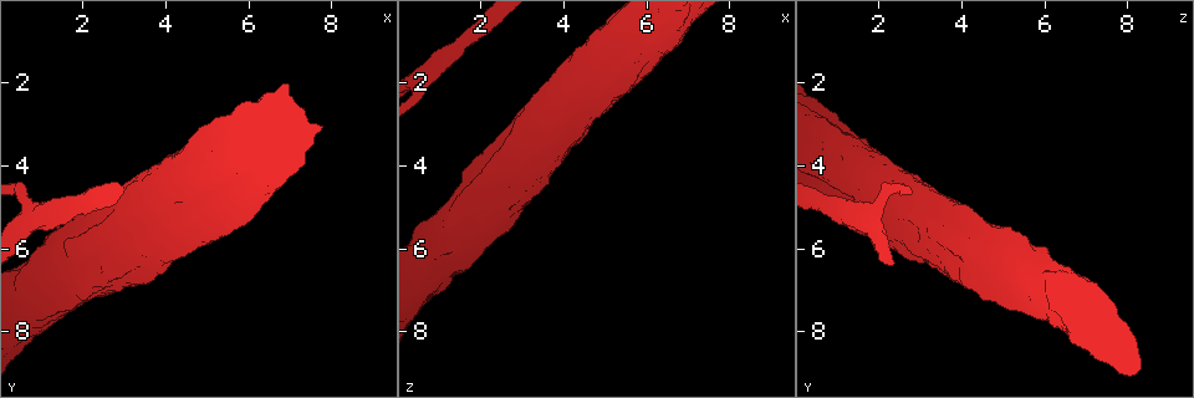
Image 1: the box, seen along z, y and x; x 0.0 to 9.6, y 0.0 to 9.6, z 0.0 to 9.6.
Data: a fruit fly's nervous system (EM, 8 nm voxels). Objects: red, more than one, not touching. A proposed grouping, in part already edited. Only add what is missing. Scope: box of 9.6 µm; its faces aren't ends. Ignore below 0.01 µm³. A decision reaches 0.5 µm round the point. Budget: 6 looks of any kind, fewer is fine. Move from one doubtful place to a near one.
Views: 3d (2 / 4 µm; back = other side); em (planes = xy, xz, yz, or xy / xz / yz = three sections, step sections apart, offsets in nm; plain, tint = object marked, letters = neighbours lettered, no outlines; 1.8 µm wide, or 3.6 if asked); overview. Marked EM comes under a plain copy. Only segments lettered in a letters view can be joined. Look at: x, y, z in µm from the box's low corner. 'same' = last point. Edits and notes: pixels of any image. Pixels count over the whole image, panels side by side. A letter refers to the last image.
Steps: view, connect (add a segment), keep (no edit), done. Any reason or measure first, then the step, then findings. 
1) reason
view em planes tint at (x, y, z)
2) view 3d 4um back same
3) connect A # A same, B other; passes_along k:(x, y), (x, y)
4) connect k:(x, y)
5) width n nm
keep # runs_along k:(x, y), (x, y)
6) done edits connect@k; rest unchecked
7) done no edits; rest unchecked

sudden change in width
view em 3.6um planes tint at (2.10, 5.80, 4.60)

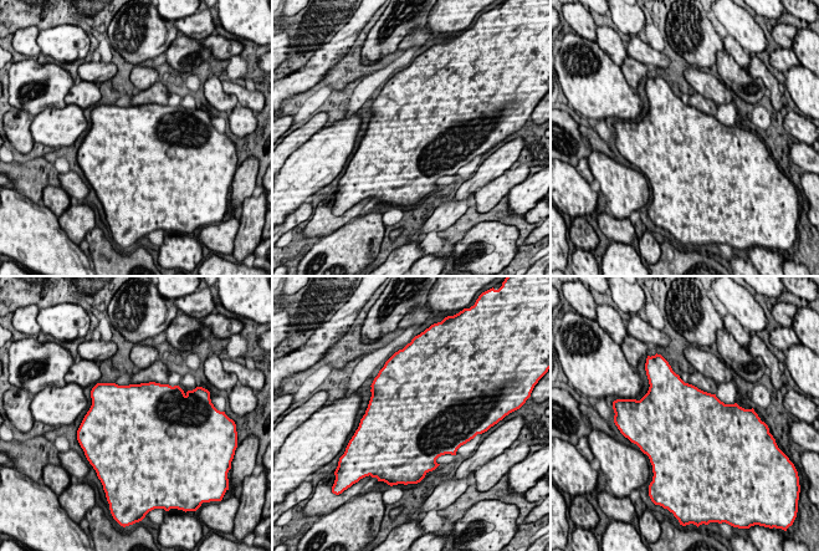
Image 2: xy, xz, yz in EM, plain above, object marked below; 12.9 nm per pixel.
what lies round it
view em 3.6um planes letters same

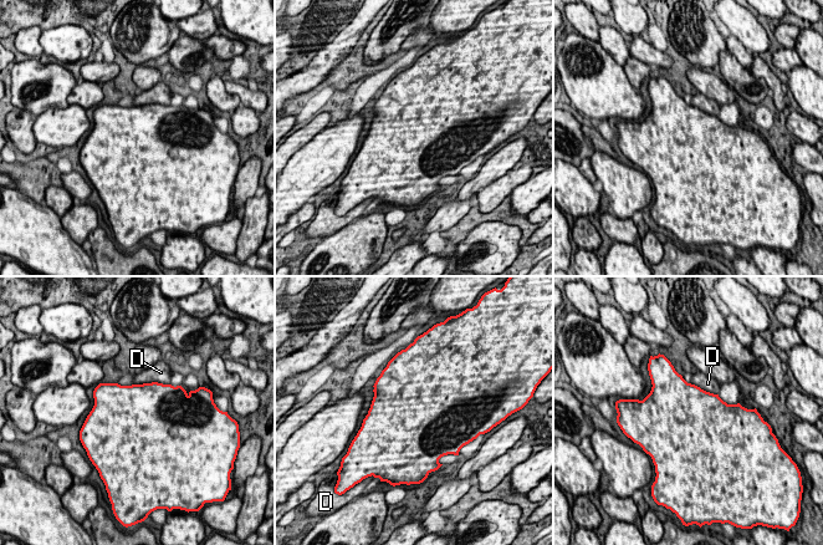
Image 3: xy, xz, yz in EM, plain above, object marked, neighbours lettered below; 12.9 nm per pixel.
longest_contact D 420 nm
keep # D other; border 3:(164, 383), (143, 382), (133, 385); none of them fits

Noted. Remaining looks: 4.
stops while still wide
view em 3.6um xy step 8 tint at (2.95, 4.75, 2.70)

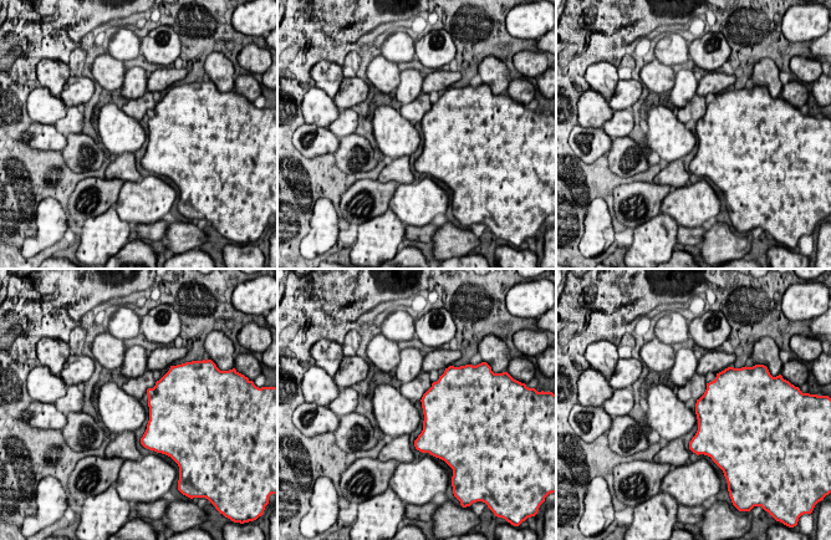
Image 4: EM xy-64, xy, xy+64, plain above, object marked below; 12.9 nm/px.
view em 3.6um planes letters same

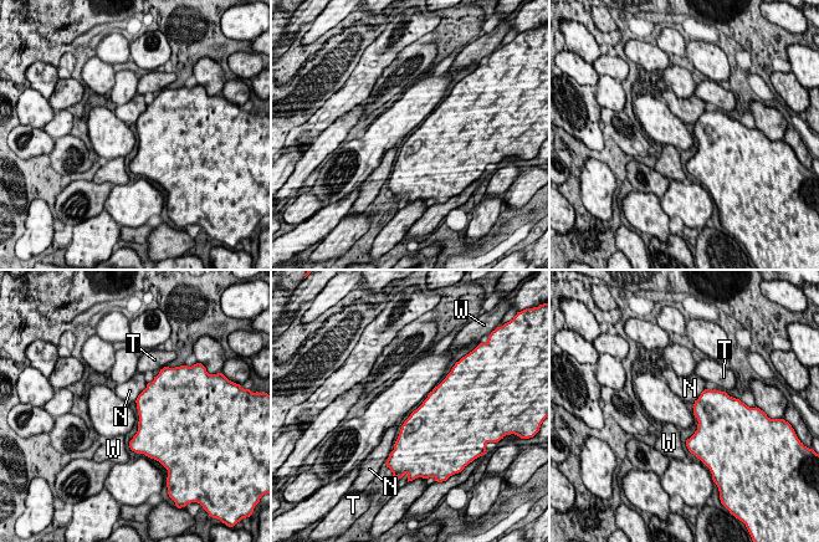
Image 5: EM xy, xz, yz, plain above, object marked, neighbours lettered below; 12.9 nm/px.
keep # N other, T other, W other; border 5:(147, 384), (134, 400); none of them fits

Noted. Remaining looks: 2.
branch point
view em planes tint at (0.85, 5.10, 1.75)

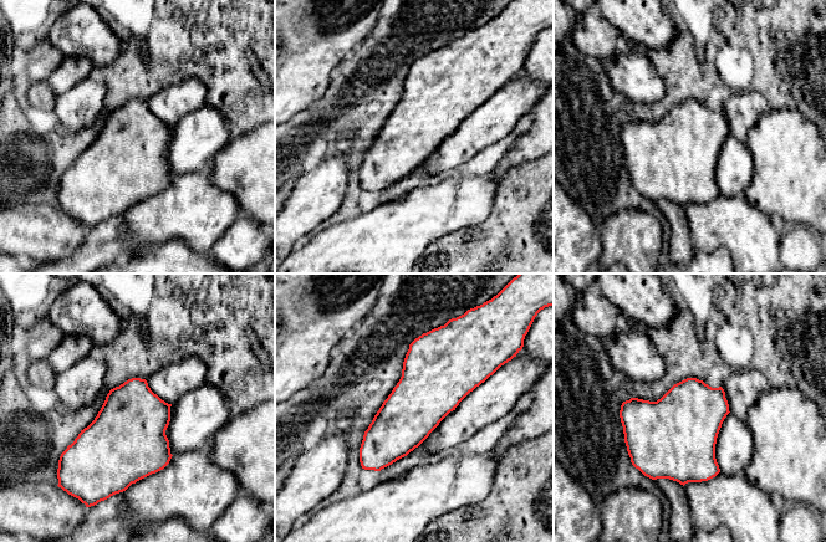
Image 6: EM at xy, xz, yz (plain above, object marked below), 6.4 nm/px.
what lies round it
view em planes letters same

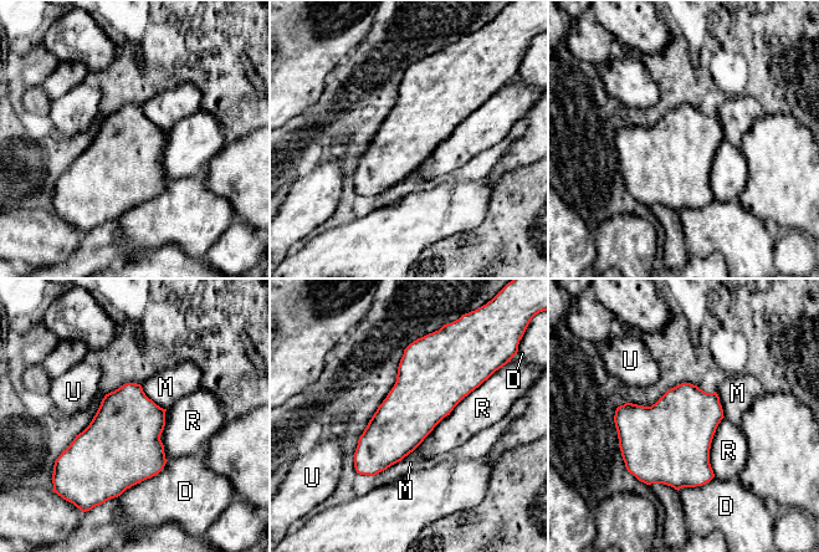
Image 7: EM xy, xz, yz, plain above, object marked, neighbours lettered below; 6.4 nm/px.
keep # D other, M other, R other, U other; no lettered segment goes on from it

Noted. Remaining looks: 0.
done no edits; rest unchecked

